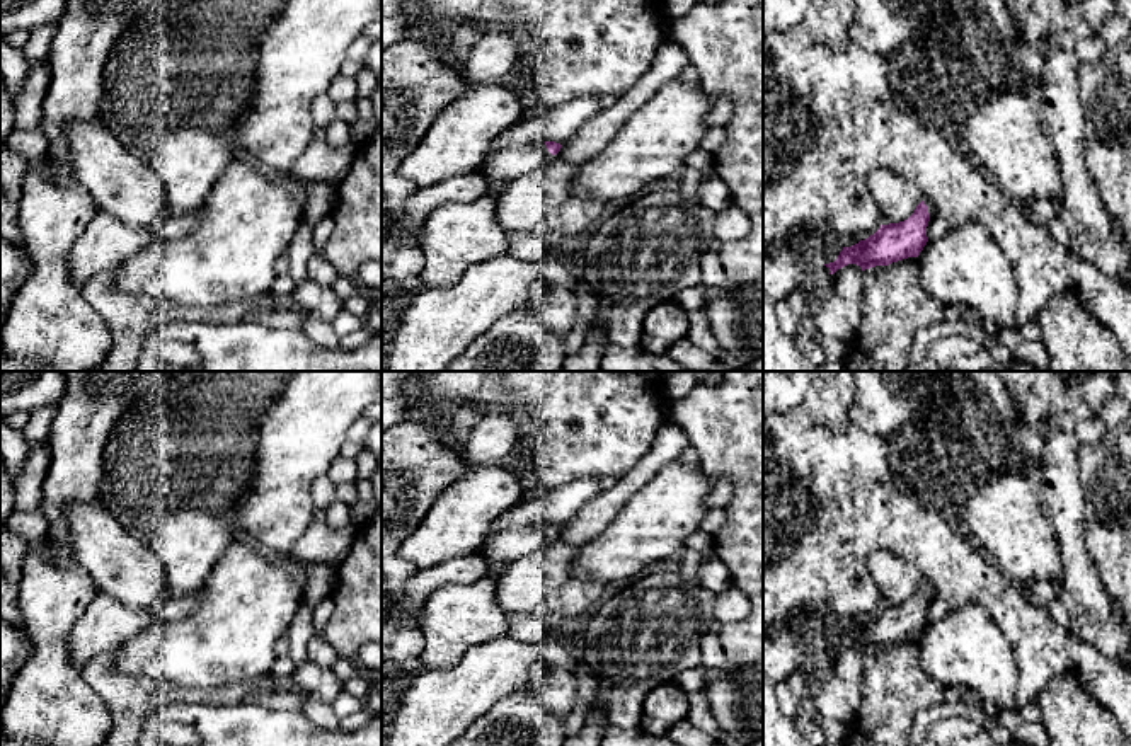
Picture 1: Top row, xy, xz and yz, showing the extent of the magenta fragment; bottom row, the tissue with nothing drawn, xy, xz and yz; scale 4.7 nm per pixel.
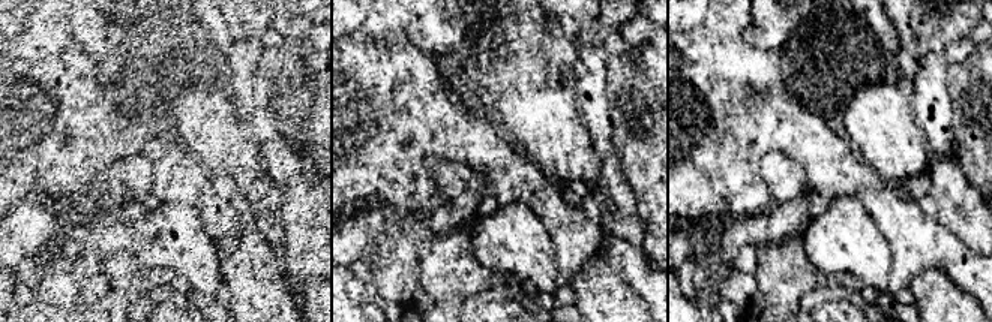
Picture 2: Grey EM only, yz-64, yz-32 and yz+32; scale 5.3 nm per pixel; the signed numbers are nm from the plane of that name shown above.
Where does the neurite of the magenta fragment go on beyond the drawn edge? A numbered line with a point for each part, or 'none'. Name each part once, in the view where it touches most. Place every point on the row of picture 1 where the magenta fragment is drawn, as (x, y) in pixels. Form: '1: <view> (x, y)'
1: xz (511, 162)

